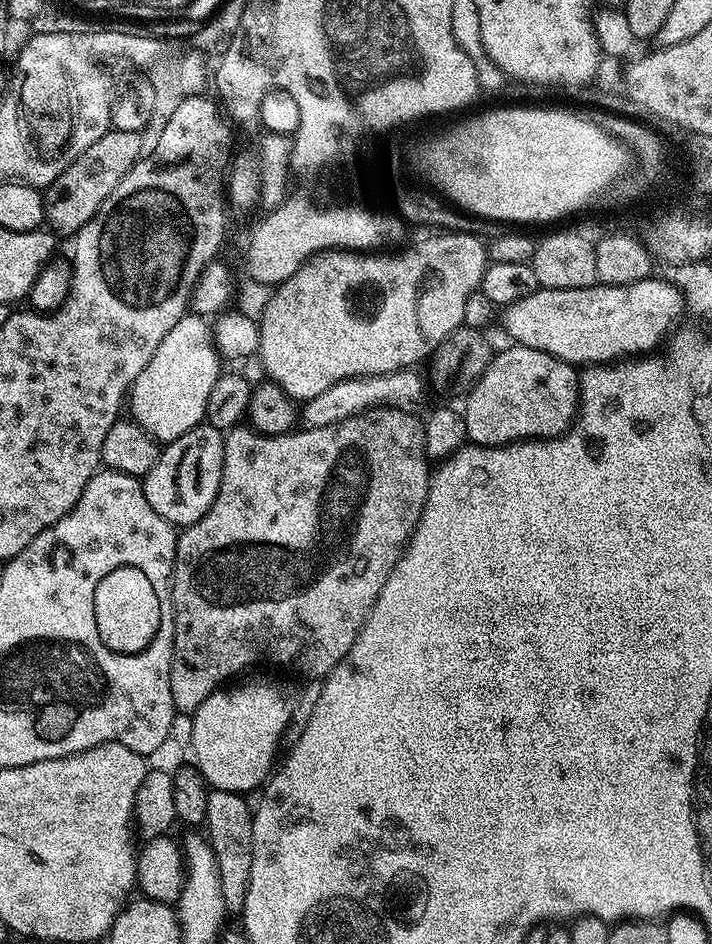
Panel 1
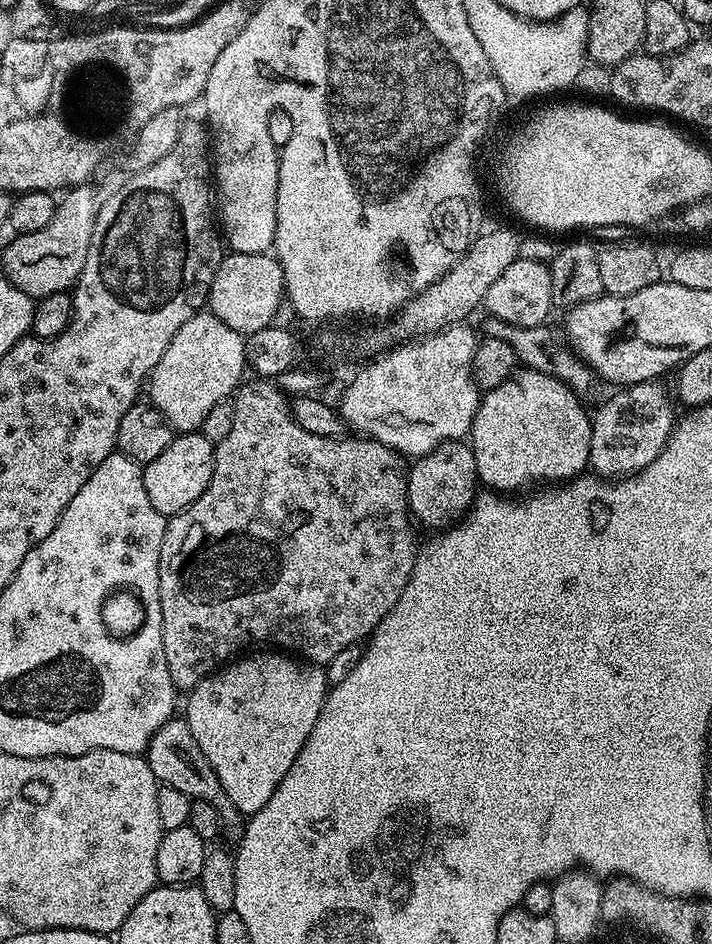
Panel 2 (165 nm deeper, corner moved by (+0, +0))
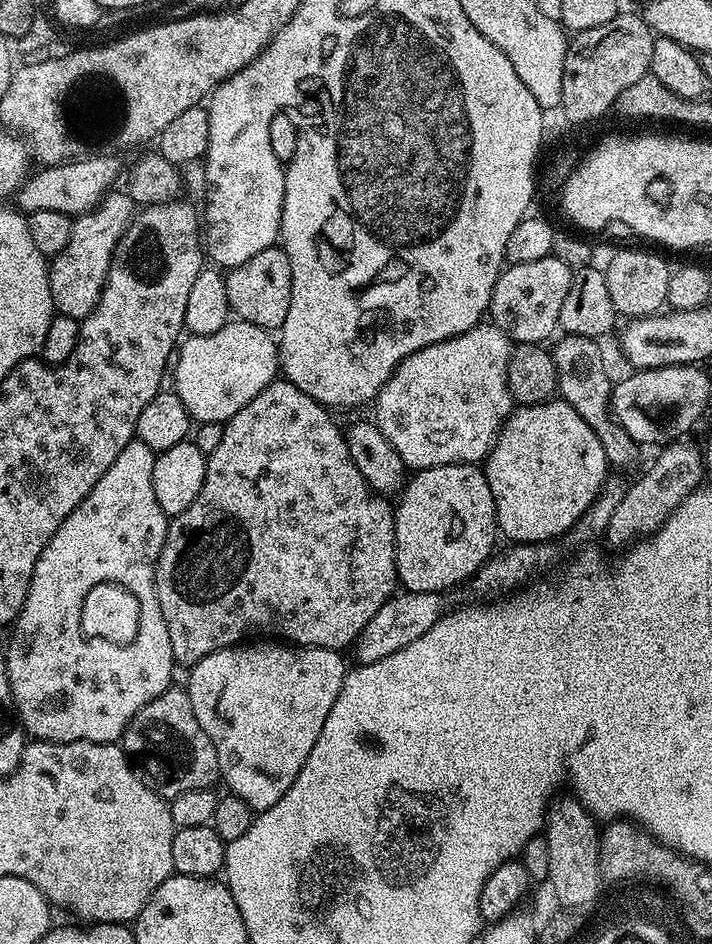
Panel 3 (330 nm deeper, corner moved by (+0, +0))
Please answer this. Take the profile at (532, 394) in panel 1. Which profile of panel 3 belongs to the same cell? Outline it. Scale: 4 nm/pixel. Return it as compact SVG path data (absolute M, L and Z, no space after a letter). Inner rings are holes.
M561 398L543 400L540 404L526 404L512 411L507 420L500 425L500 432L492 444L492 451L489 452L488 459L483 461L482 467L486 478L490 482L490 490L494 494L496 527L499 535L501 537L509 536L509 541L518 544L543 544L545 542L552 542L557 538L563 537L565 532L575 528L576 523L582 518L584 511L600 496L600 491L604 489L605 483L609 479L608 472L610 473L610 465L606 454L603 453L598 434L579 417L577 410L574 410L573 406L568 405Z

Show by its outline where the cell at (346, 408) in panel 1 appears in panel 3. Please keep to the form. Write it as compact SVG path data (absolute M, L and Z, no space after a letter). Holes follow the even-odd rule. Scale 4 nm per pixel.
M481 322L442 342L434 342L410 354L380 387L374 401L374 422L390 438L390 446L398 450L405 469L419 470L447 464L475 464L488 459L500 425L514 411L514 401L508 389L508 363L513 341L491 322Z

